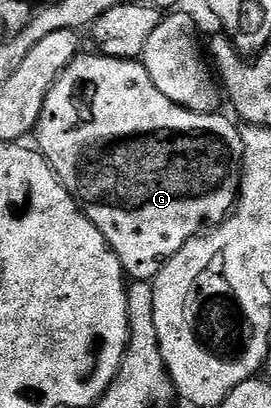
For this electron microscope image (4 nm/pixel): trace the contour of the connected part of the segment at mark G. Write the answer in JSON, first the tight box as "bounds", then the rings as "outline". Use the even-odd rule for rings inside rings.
{"bounds":[32,53,242,281],"outline":[[[79,53],[68,65],[68,69],[64,69],[62,76],[52,85],[52,89],[48,89],[48,97],[44,97],[44,109],[40,109],[38,125],[32,135],[33,138],[38,138],[36,149],[48,161],[64,189],[68,189],[68,193],[78,202],[78,206],[92,221],[92,225],[96,225],[96,229],[104,233],[108,245],[120,261],[123,272],[131,280],[150,281],[177,251],[184,249],[188,240],[195,239],[211,225],[223,223],[230,216],[235,203],[238,202],[238,187],[242,184],[242,136],[239,128],[234,128],[222,113],[201,115],[164,97],[164,93],[160,93],[160,89],[152,85],[148,69],[138,59],[113,59],[101,53],[93,54]]]}

